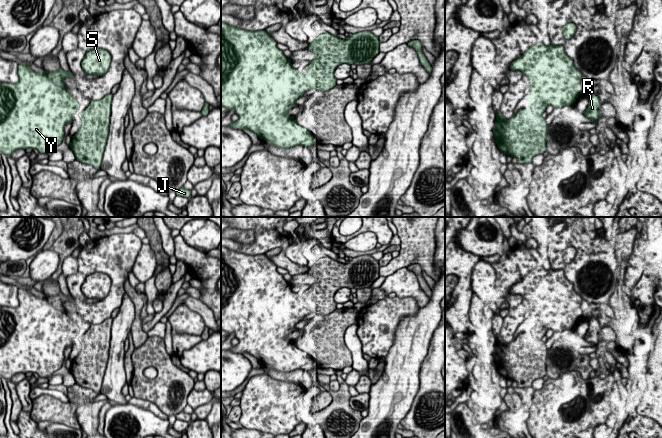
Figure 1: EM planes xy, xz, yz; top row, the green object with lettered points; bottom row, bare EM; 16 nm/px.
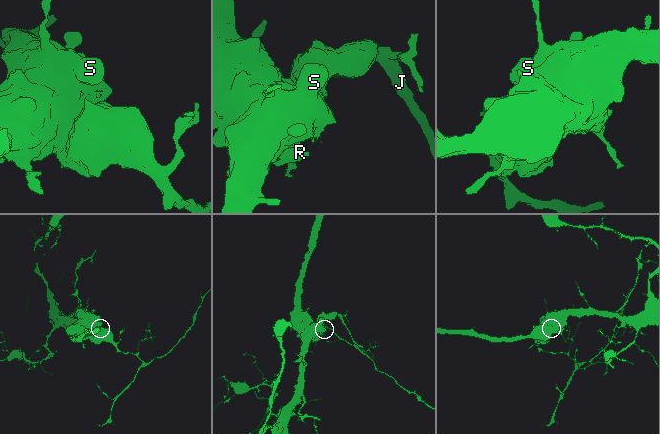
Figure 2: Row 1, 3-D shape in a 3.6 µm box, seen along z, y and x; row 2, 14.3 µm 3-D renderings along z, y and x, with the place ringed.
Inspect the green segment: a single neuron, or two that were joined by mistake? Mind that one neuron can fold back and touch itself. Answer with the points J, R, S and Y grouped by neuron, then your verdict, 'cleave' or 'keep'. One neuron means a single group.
J / R S Y; cleave

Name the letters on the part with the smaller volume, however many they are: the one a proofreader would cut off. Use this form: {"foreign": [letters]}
{"foreign": ["J"]}

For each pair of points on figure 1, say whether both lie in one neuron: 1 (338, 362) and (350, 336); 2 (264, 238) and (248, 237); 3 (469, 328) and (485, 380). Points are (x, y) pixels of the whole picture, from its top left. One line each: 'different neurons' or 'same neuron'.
1: different neurons
2: different neurons
3: same neuron

